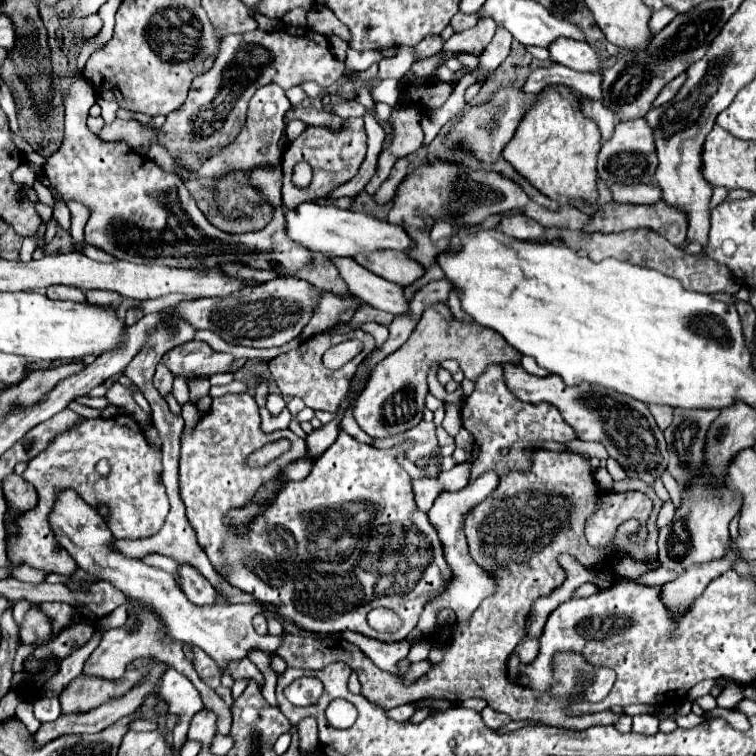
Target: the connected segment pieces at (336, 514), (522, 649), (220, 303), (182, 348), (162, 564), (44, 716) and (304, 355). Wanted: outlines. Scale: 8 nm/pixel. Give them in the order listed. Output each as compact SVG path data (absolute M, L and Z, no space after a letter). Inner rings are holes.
M227 393L213 399L207 415L199 419L193 429L185 427L181 445L181 499L187 507L187 519L197 531L197 541L205 549L213 567L225 571L225 577L241 591L253 595L261 603L271 603L281 615L293 619L299 627L311 633L343 633L355 631L377 641L401 641L417 625L417 619L429 597L435 597L445 589L451 579L451 571L445 563L441 541L427 515L419 511L413 501L412 479L399 467L397 453L405 454L413 447L412 441L401 443L393 449L375 449L355 441L345 431L339 433L337 441L313 463L313 471L303 481L289 481L281 487L277 499L251 523L249 535L237 535L223 525L223 515L229 509L243 507L253 499L255 491L277 475L277 461L267 467L249 469L247 457L267 443L289 439L291 449L281 457L301 457L305 453L305 441L293 431L283 429L275 433L261 431L261 417L257 403L249 393ZM377 573L381 573L385 587L377 587ZM375 607L387 607L403 621L403 631L379 633L367 623L367 613Z
M539 637L519 643L517 651L515 651L515 655L519 657L521 663L531 663L537 657L537 653L539 653Z
M279 277L261 283L261 287L249 287L249 291L239 291L237 295L229 297L181 301L179 305L175 305L175 311L185 321L191 321L197 329L209 329L231 345L281 347L301 335L317 309L319 297L321 291L311 283Z
M191 341L167 351L161 359L175 377L191 379L195 375L215 375L231 367L231 355L213 351L205 341Z
M147 555L145 559L141 559L143 563L149 563L153 567L159 567L163 571L169 571L169 573L175 573L177 571L177 561L165 557L165 555Z
M43 697L43 699L37 699L33 703L35 707L35 717L45 723L45 721L53 721L61 715L61 705L59 705L59 699L57 697Z
M359 329L351 331L351 333L345 333L345 335L339 335L339 333L321 333L321 335L313 335L313 339L305 339L301 341L299 349L295 351L289 351L289 353L283 353L279 357L275 357L273 361L269 361L269 369L271 369L271 375L275 379L275 383L279 385L281 389L281 395L285 397L301 397L305 401L307 407L311 407L313 411L329 411L329 413L335 413L337 407L341 405L341 399L347 395L347 389L349 389L349 383L351 383L351 377L355 375L357 367L361 365L361 361L375 351L375 339L369 335L369 333L363 333ZM347 339L359 339L363 341L365 349L355 357L351 359L347 365L343 365L339 371L329 371L327 367L323 367L321 363L321 357L325 353L325 349L341 343L341 341L347 341Z

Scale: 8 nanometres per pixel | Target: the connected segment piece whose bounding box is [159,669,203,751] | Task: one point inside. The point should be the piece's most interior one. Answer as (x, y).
(178, 692)

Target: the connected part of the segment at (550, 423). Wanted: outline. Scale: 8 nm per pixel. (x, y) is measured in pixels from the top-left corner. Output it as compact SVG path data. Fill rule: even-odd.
M491 363L475 379L475 391L465 399L463 405L463 427L473 433L475 443L481 447L479 459L473 463L473 479L477 479L477 475L485 473L487 469L495 469L499 475L503 475L507 469L527 469L533 443L575 439L573 429L561 419L557 407L549 403L525 403L509 391L501 363ZM501 447L511 447L509 455L501 455Z

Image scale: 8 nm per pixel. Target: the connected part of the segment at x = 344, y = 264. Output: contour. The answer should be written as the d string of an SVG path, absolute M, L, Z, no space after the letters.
M335 257L333 263L337 265L347 287L367 305L391 315L409 315L409 301L403 293L403 287L381 279L379 275L361 267L355 259Z

